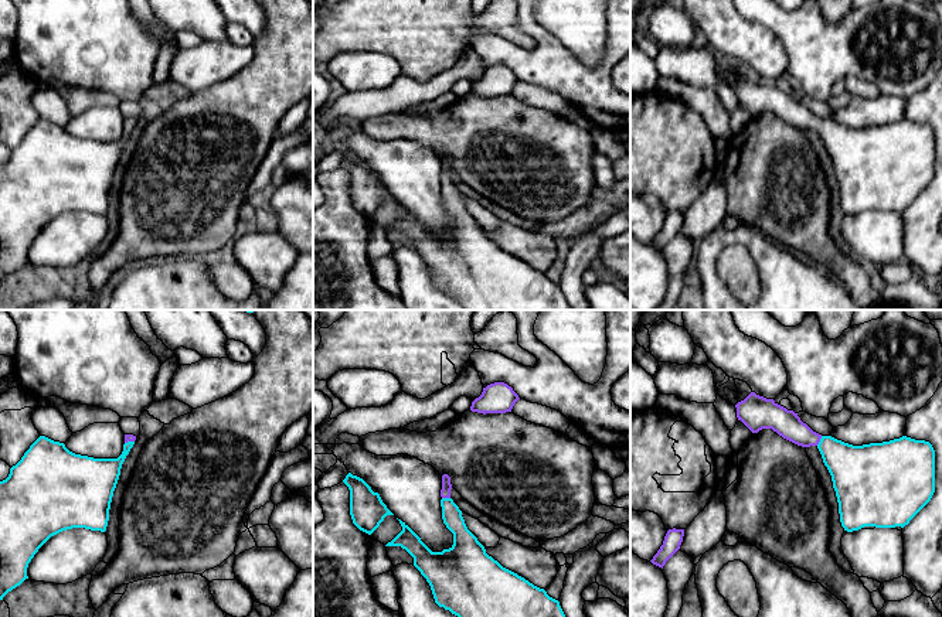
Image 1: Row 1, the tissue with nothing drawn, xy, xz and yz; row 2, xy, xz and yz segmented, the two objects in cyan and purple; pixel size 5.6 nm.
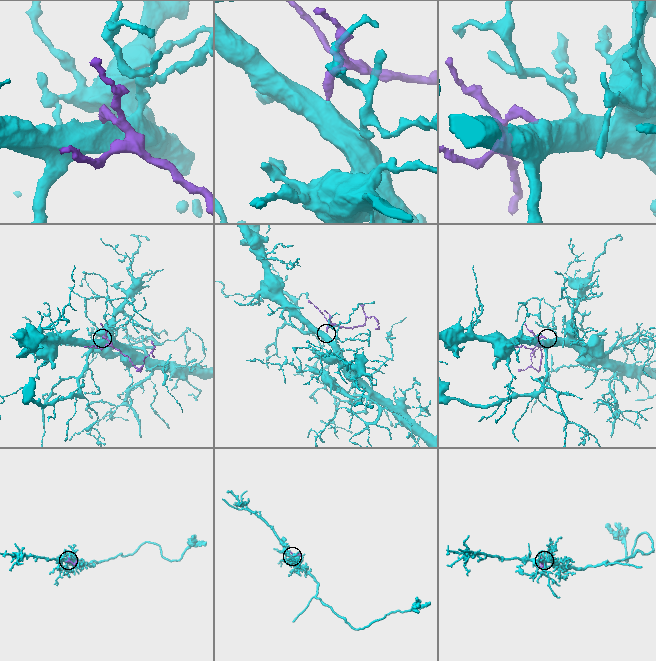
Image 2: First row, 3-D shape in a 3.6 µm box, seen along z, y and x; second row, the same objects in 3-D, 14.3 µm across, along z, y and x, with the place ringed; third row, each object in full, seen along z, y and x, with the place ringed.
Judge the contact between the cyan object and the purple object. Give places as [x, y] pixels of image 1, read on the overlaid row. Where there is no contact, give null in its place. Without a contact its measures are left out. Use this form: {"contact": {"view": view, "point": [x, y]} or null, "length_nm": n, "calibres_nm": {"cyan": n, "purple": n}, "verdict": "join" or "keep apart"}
{"contact": {"view": "yz", "point": [820, 440]}, "length_nm": 70, "calibres_nm": {"cyan": 280, "purple": 160}, "verdict": "join"}

